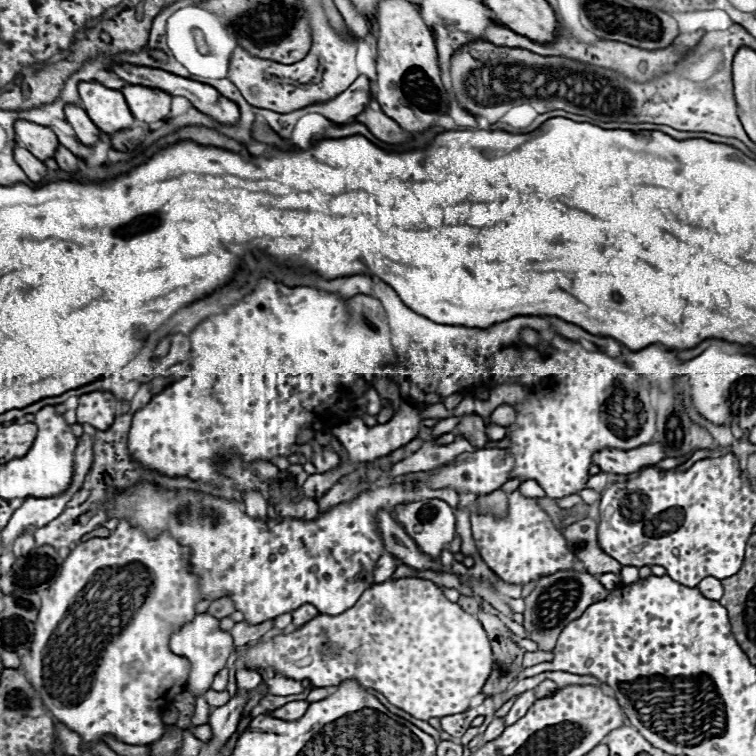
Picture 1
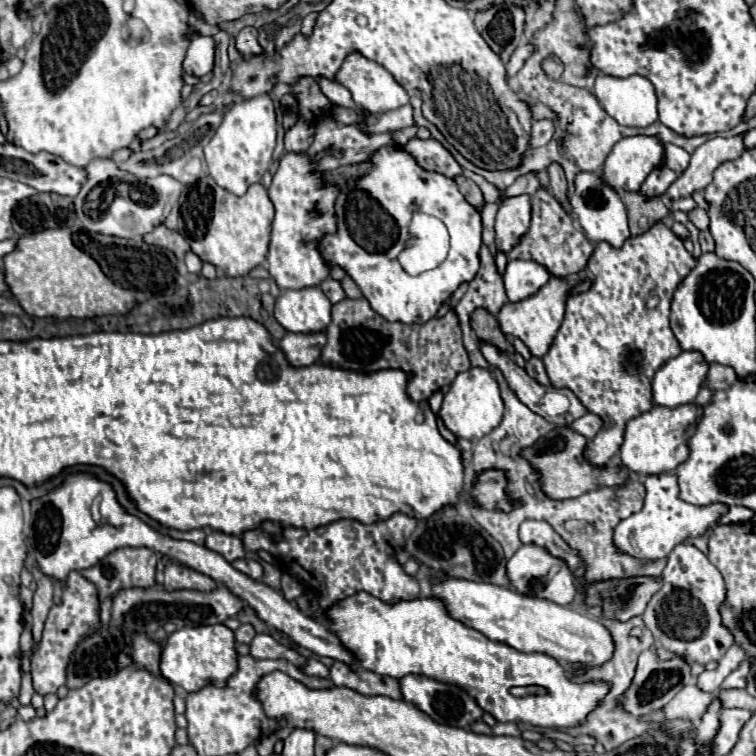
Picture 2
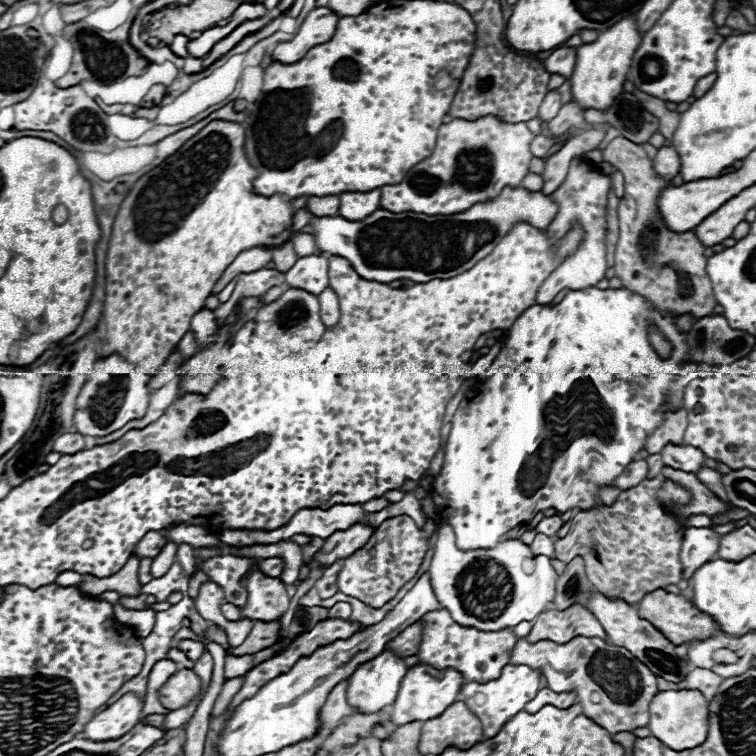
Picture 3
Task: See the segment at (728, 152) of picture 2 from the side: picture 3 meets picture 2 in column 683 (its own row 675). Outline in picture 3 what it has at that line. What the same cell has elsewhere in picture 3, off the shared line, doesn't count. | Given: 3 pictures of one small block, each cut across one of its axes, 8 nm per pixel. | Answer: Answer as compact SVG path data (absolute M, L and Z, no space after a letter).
M184 668L168 678L168 682L160 690L160 702L166 710L178 710L188 706L202 690L202 680L194 674L194 670Z

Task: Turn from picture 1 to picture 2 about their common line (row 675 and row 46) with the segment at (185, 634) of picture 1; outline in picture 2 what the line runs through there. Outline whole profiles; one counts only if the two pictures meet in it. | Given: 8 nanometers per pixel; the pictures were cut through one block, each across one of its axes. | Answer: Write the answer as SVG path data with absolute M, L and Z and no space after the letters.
M196 36L190 42L184 58L184 71L197 78L212 72L214 67L216 42L210 36Z

